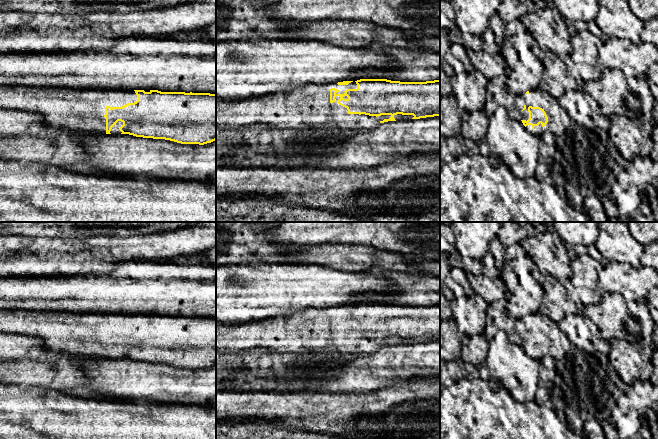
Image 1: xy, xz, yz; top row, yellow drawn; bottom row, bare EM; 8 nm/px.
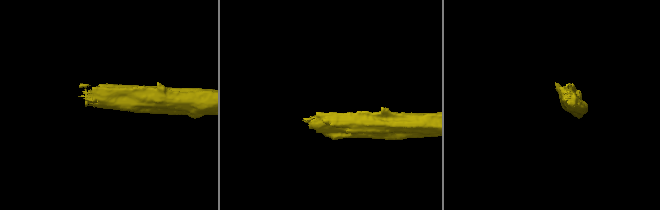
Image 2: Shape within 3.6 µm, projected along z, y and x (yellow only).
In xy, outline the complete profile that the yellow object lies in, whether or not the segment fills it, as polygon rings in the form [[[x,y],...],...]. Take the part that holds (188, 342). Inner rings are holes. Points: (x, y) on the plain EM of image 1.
[[[0,309],[0,333],[39,337],[47,348],[96,358],[129,358],[204,369],[216,364],[216,318]]]

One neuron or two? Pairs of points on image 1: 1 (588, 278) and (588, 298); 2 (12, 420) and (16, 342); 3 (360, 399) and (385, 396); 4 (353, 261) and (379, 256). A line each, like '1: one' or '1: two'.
1: one
2: two
3: one
4: one

